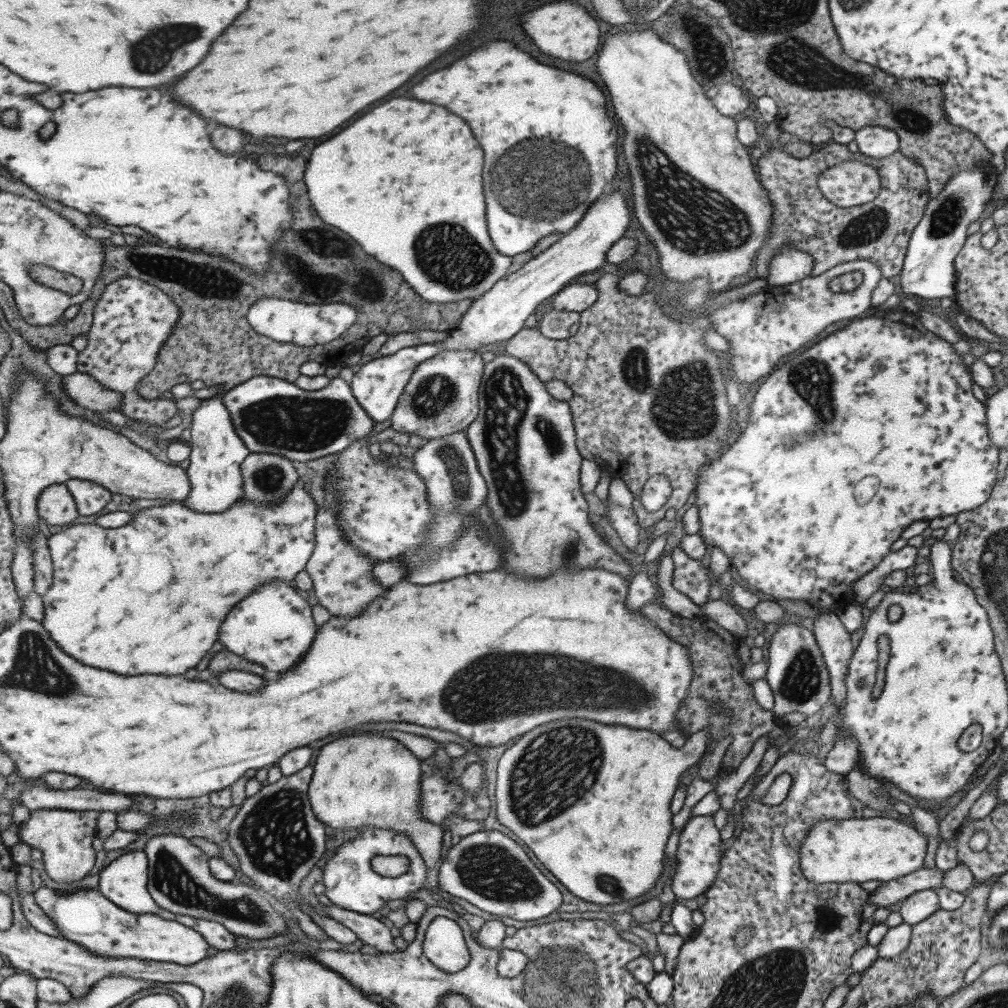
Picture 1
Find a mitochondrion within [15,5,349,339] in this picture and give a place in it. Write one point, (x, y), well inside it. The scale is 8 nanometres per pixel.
(152, 53)

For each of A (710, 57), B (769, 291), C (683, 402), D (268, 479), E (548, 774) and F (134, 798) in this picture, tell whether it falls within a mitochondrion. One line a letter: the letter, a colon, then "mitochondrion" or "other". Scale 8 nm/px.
A: mitochondrion
B: other
C: mitochondrion
D: mitochondrion
E: mitochondrion
F: other

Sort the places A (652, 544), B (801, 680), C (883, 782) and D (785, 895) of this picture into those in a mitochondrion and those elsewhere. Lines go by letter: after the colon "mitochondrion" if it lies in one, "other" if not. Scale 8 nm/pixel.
A: other
B: mitochondrion
C: other
D: other

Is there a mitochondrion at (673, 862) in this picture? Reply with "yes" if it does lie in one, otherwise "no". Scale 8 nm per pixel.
no

